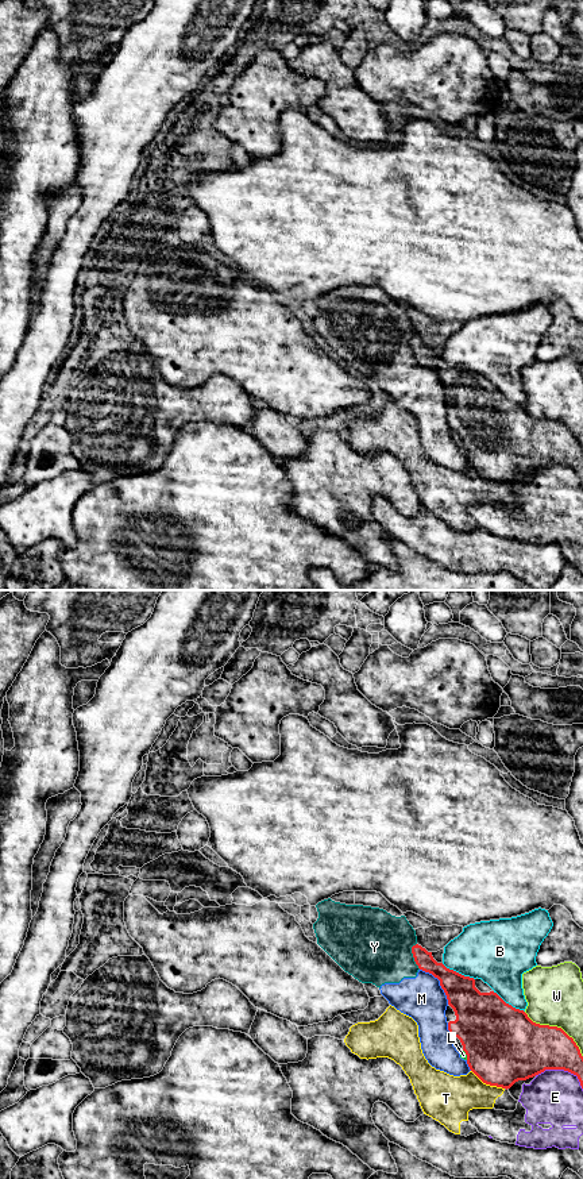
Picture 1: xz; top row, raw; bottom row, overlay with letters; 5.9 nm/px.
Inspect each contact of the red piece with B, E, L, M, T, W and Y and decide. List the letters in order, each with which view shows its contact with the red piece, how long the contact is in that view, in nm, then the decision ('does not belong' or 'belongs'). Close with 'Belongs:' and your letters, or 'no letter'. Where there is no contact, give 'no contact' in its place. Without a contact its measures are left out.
B: xz | 220 nm | does not belong
E: xz | 300 nm | does not belong
L: xz | 70 nm | does not belong
M: xz | 280 nm | does not belong
T: xz | 240 nm | does not belong
W: xz | 440 nm | does not belong
Y: xz | 160 nm | does not belong
Belongs: no letter

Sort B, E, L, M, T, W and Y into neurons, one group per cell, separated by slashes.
B / E L / M Y / T / W

